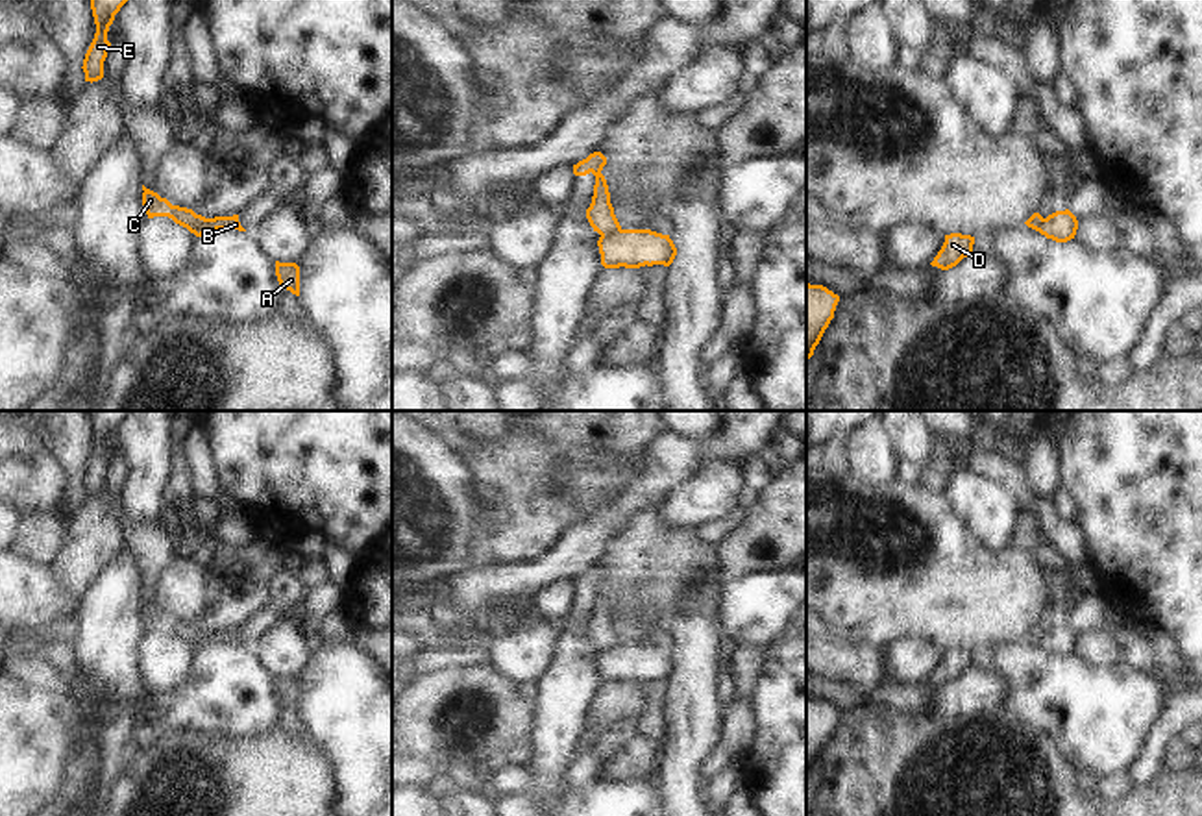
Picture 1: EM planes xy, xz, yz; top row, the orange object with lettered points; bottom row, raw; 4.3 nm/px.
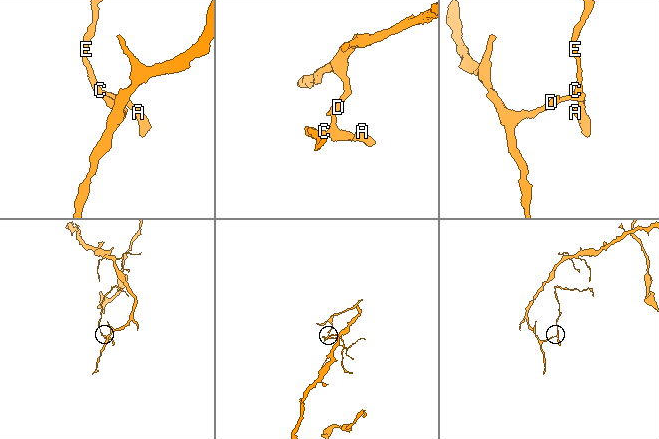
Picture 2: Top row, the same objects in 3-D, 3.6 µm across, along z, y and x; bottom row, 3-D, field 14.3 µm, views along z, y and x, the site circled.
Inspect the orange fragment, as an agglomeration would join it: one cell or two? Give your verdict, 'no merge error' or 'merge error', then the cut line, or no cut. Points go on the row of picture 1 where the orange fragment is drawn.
merge error; cut xz (620, 228), (601, 235)

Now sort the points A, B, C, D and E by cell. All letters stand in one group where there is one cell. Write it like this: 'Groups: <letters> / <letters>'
Groups: A B C E / D.

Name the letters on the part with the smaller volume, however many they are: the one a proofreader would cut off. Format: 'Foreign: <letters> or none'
Foreign: A, B, C, E

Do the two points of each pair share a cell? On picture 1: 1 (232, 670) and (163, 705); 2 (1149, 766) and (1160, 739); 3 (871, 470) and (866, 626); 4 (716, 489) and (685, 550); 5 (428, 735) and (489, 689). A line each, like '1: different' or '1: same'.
1: same
2: same
3: different
4: different
5: same

